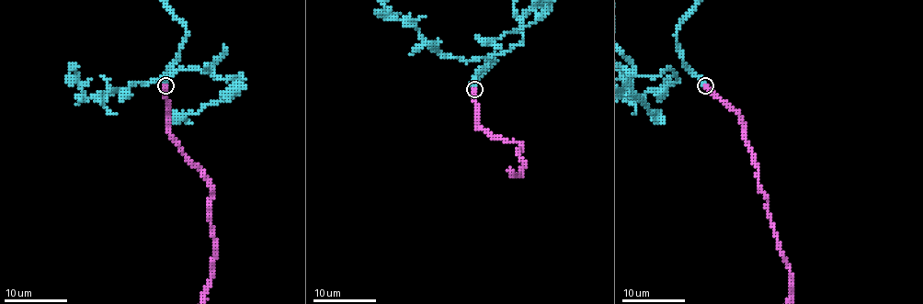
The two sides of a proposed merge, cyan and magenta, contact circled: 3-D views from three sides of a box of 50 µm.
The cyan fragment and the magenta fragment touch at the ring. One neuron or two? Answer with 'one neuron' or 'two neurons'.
one neuron

